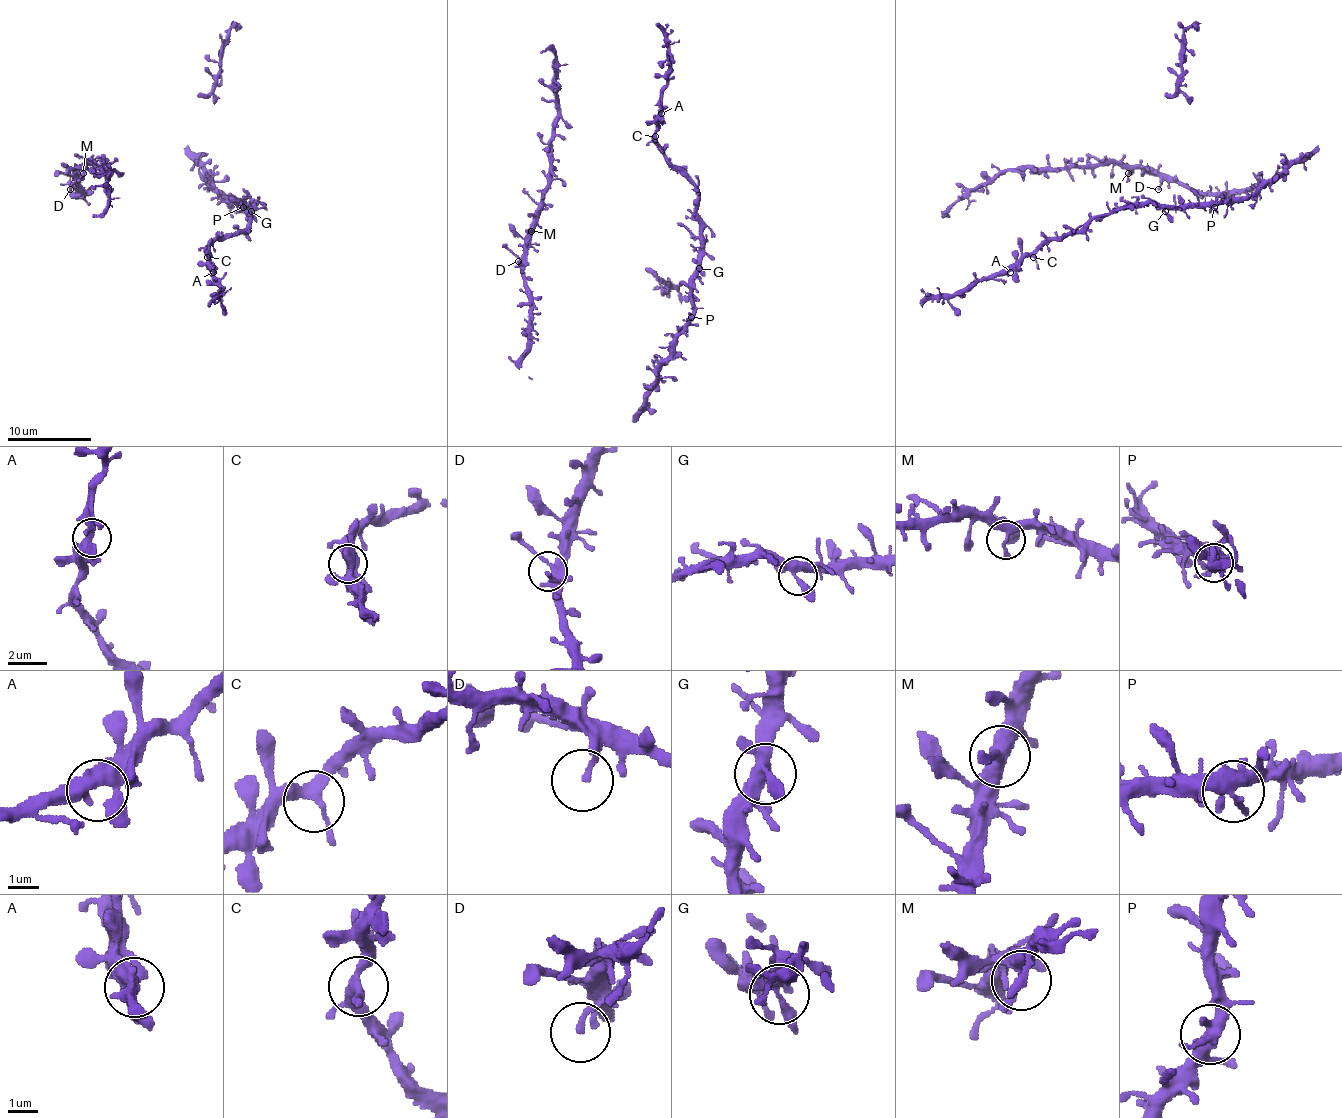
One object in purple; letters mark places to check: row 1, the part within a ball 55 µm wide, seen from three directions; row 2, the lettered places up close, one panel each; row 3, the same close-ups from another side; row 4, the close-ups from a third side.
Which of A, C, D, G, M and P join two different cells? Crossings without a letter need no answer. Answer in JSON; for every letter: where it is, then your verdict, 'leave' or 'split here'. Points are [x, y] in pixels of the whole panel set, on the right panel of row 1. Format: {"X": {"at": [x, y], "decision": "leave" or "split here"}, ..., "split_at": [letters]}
{"A": {"at": [1010, 272], "decision": "leave"}, "C": {"at": [1033, 257], "decision": "leave"}, "D": {"at": [1158, 189], "decision": "leave"}, "G": {"at": [1165, 211], "decision": "leave"}, "M": {"at": [1128, 173], "decision": "leave"}, "P": {"at": [1214, 207], "decision": "leave"}, "split_at": []}

